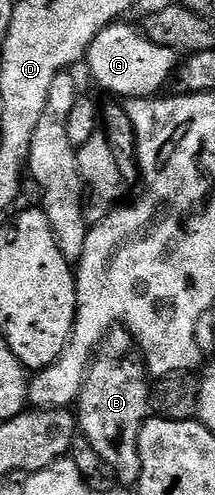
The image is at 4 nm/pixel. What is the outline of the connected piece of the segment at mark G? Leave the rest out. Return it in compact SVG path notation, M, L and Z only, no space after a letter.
M117 22L108 25L100 30L95 36L90 48L86 50L85 67L90 67L90 76L103 88L106 92L111 92L111 97L122 98L118 96L126 96L127 101L144 100L154 98L159 95L158 92L166 83L175 79L176 73L180 67L180 57L177 52L168 50L168 46L156 46L156 42L152 42L147 38L143 31L133 28L126 22Z

